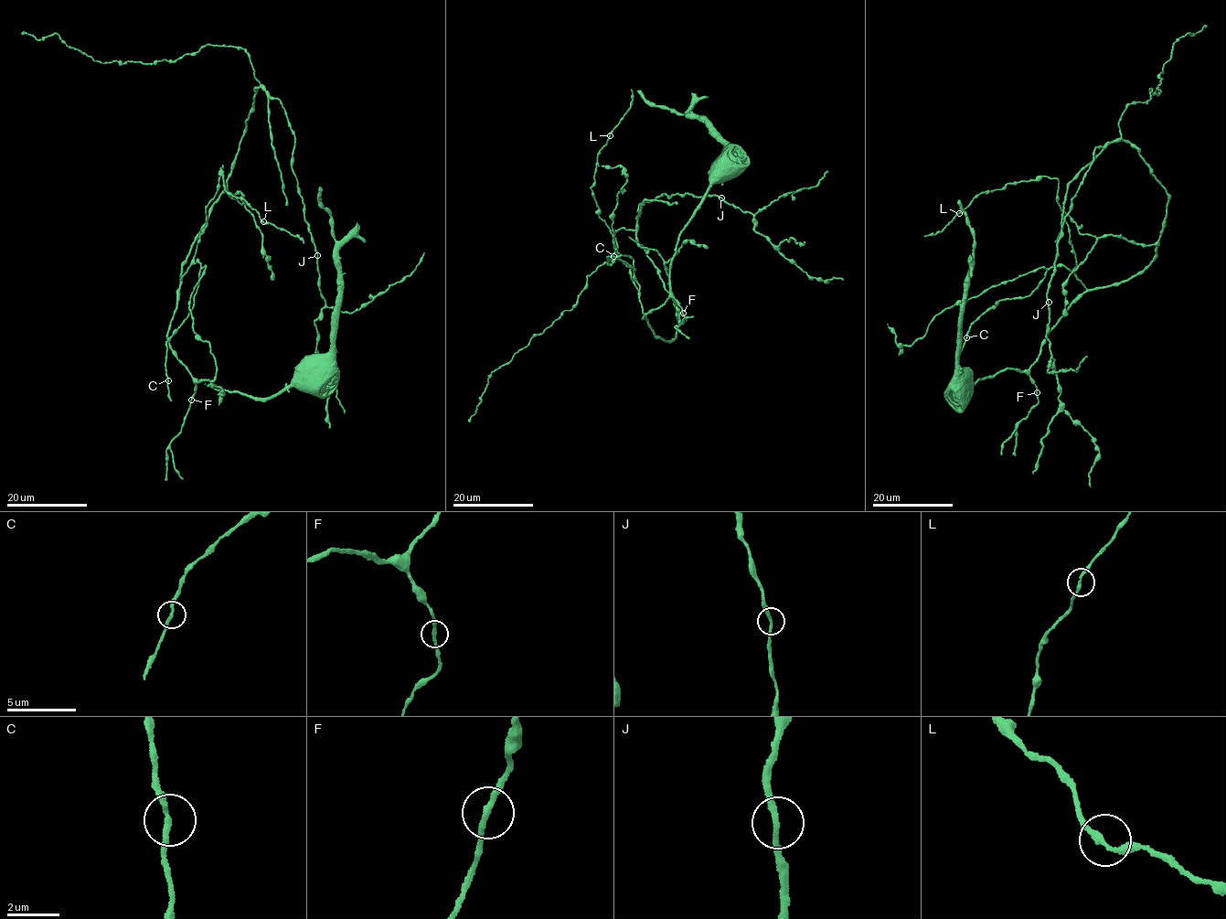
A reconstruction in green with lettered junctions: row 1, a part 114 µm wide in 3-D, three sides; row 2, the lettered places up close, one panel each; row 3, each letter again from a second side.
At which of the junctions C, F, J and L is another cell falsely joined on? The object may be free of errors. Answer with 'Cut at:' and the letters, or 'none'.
Cut at: none

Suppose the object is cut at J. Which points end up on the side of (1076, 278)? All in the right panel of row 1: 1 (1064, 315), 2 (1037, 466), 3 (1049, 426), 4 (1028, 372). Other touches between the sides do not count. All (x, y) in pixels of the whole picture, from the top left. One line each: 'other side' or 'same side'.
1: same side
2: other side
3: other side
4: same side

